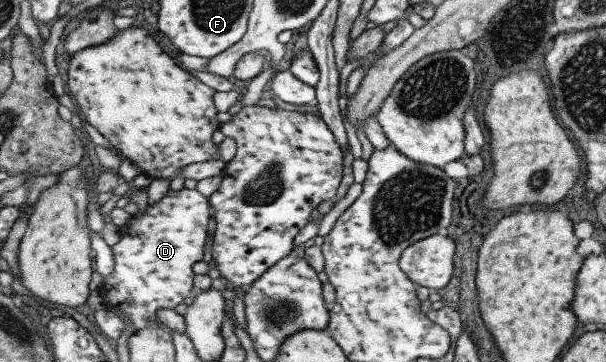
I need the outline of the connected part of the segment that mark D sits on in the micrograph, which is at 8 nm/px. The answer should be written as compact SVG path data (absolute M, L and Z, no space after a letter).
M182 187L177 191L168 189L160 200L146 207L145 214L144 212L142 212L142 214L138 214L138 212L136 212L136 214L131 216L131 219L128 220L128 224L122 229L120 240L118 240L118 242L116 242L113 246L109 247L114 256L114 272L110 272L106 278L103 278L102 287L100 288L101 294L105 298L105 310L109 310L114 314L122 314L122 316L126 318L126 322L130 322L132 328L135 328L135 330L138 331L143 328L153 326L153 322L151 320L153 320L153 318L157 315L157 310L160 310L161 308L174 308L176 304L182 303L182 299L186 298L186 296L194 295L191 293L193 288L193 278L195 276L192 271L192 264L194 264L194 262L200 262L200 260L203 259L203 245L207 238L207 224L210 216L208 206L209 200L203 195L200 195L196 189L186 189L185 187Z

